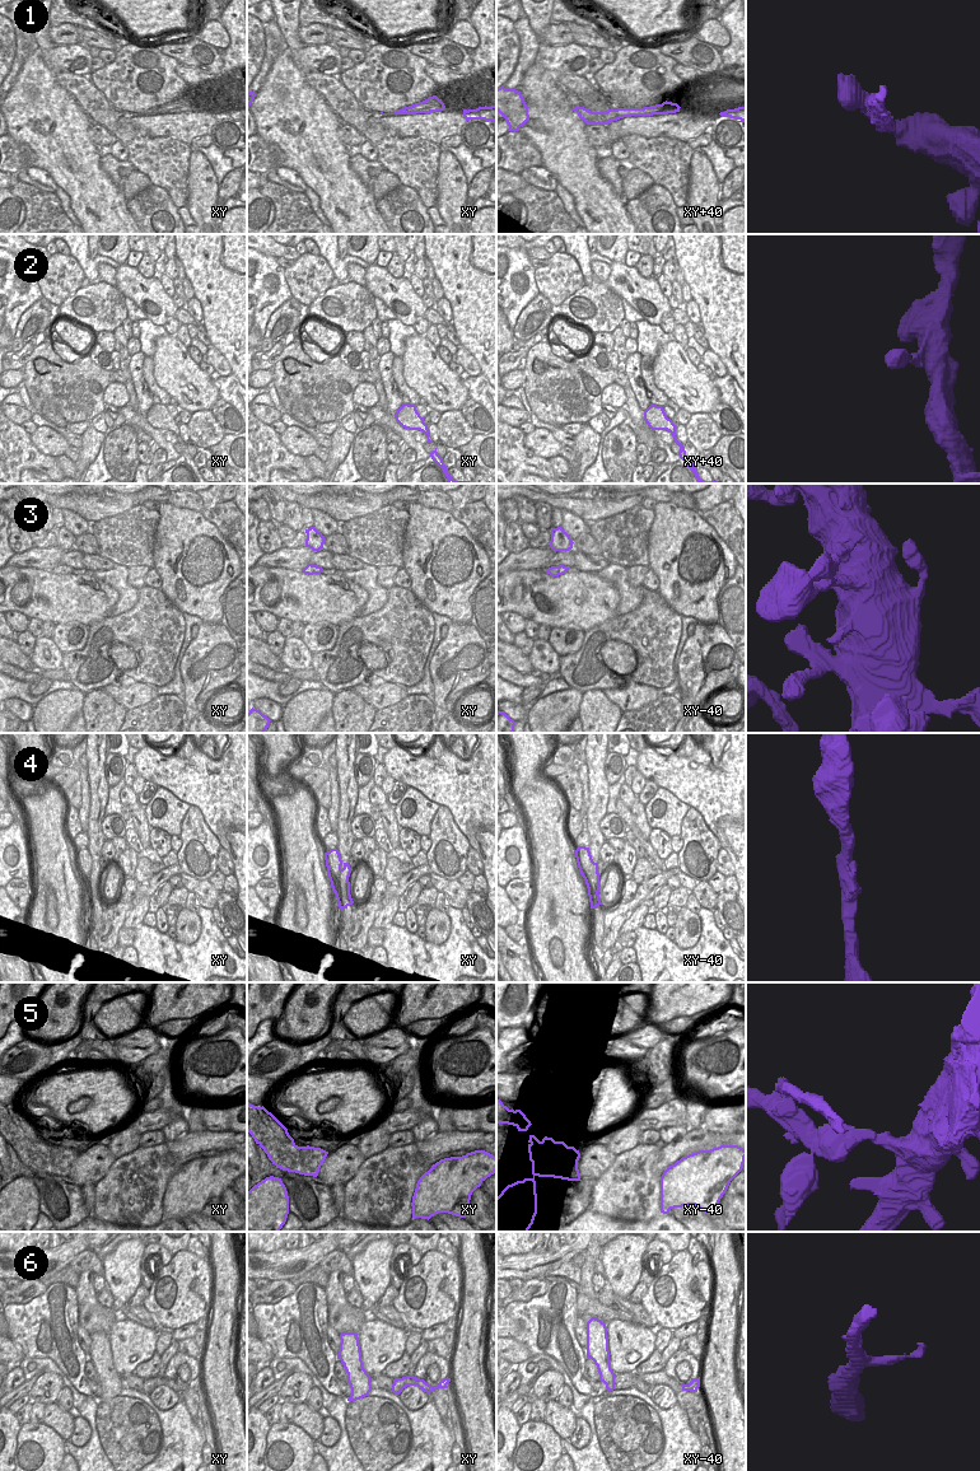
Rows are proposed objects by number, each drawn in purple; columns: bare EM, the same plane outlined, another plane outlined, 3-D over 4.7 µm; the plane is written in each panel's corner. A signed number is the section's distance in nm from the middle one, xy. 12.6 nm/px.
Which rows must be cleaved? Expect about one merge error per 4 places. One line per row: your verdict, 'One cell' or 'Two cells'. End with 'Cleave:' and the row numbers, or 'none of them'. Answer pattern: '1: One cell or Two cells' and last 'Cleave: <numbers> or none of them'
1: Two cells
2: One cell
3: One cell
4: One cell
5: Two cells
6: One cell
Cleave: 1, 5.

